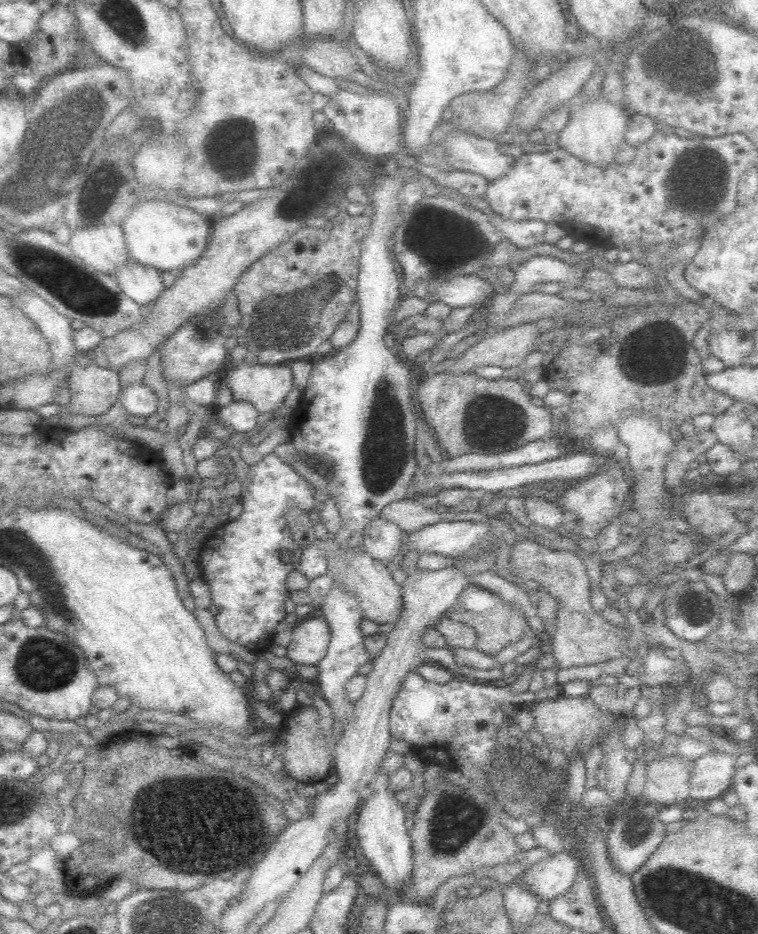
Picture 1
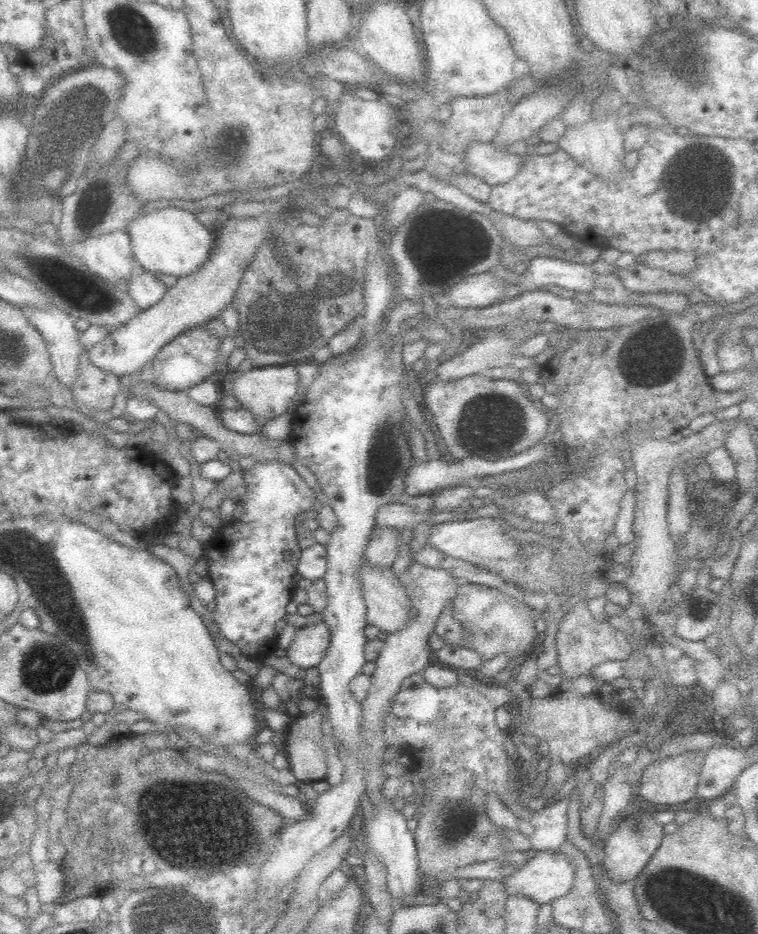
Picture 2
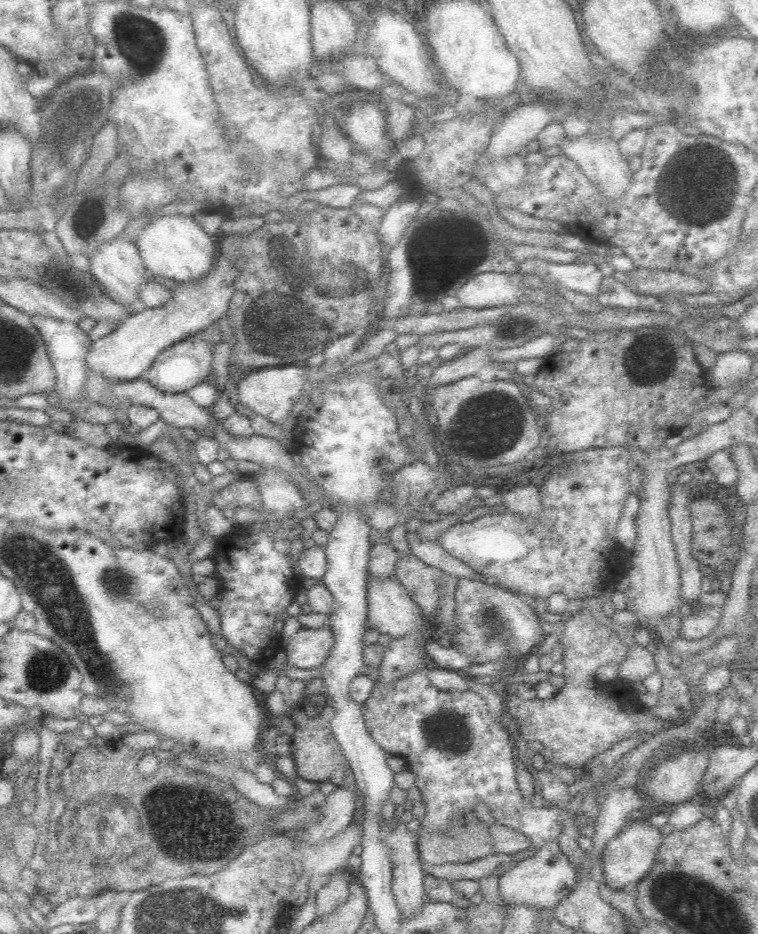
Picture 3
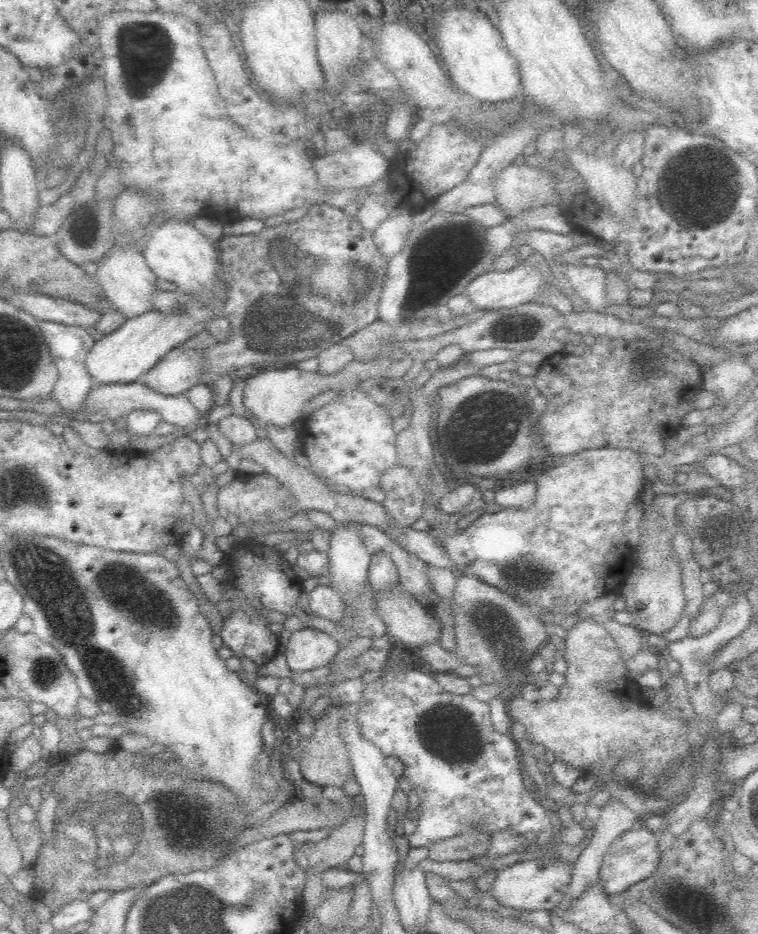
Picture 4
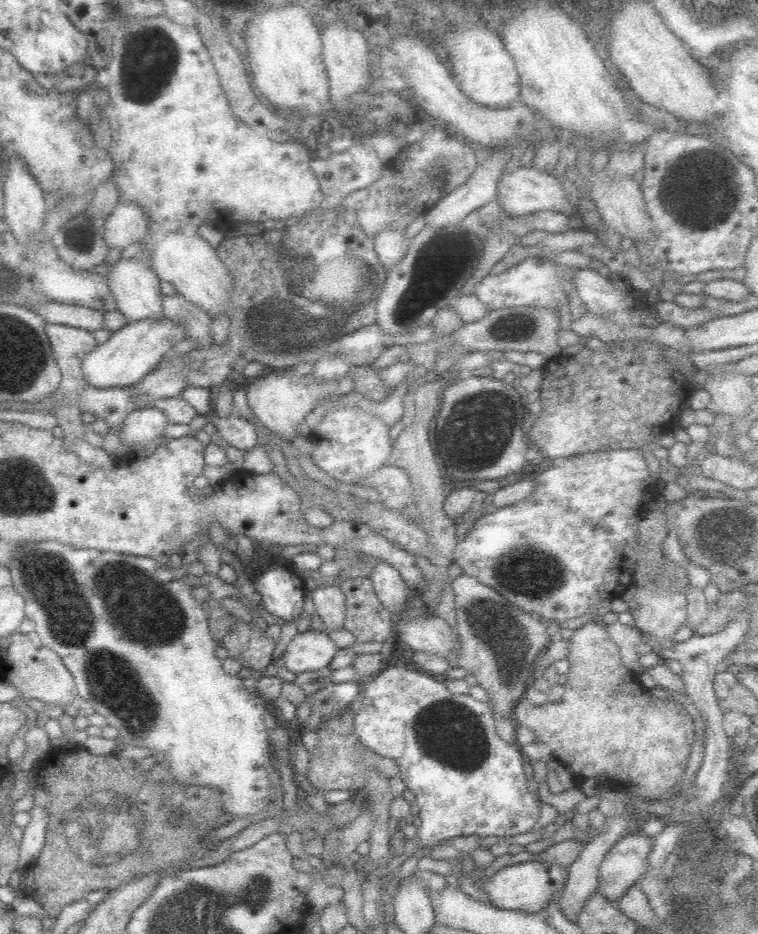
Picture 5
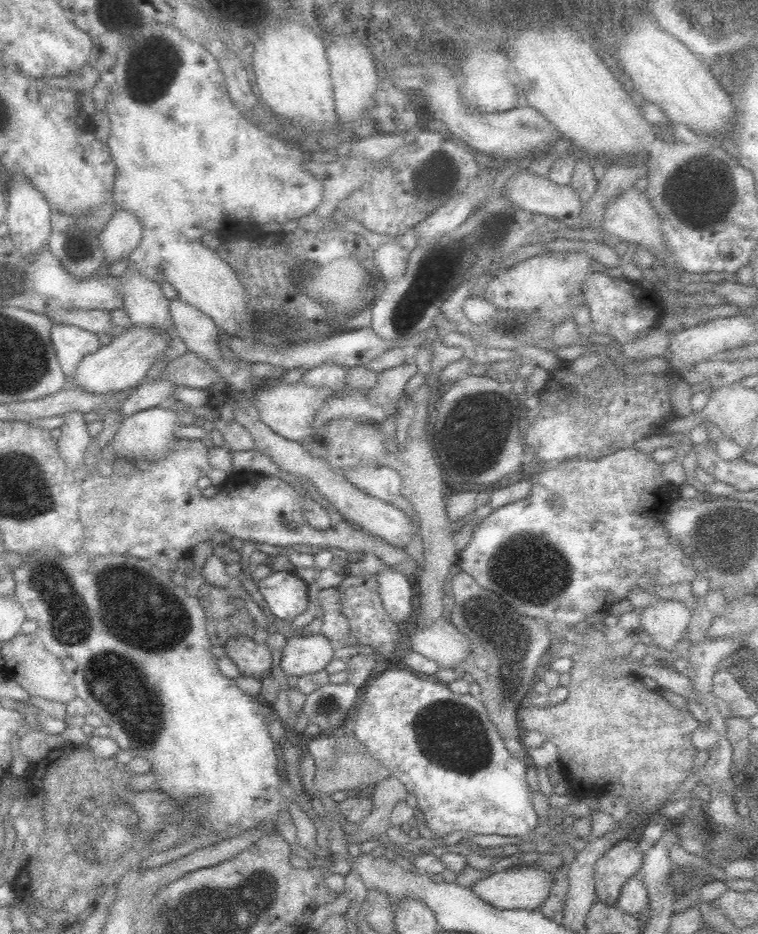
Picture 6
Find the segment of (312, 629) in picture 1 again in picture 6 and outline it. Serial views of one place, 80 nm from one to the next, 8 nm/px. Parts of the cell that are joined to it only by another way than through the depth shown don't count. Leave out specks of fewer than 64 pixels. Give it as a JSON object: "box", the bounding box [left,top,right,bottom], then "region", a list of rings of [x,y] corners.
{"box":[281,632,335,677],"region":[[[321,632],[290,637],[281,649],[281,670],[299,677],[320,672],[335,658],[335,647]]]}

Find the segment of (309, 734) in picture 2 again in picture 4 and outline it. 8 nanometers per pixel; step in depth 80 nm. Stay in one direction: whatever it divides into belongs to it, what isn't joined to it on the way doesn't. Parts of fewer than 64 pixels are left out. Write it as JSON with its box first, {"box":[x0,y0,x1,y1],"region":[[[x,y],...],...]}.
{"box":[298,705,358,787],"region":[[[329,705],[322,718],[315,720],[315,730],[308,737],[301,737],[300,754],[301,760],[298,762],[303,775],[303,779],[320,787],[341,787],[342,784],[353,774],[353,767],[348,759],[346,744],[341,738],[339,726],[346,714],[357,712],[358,705]]]}

